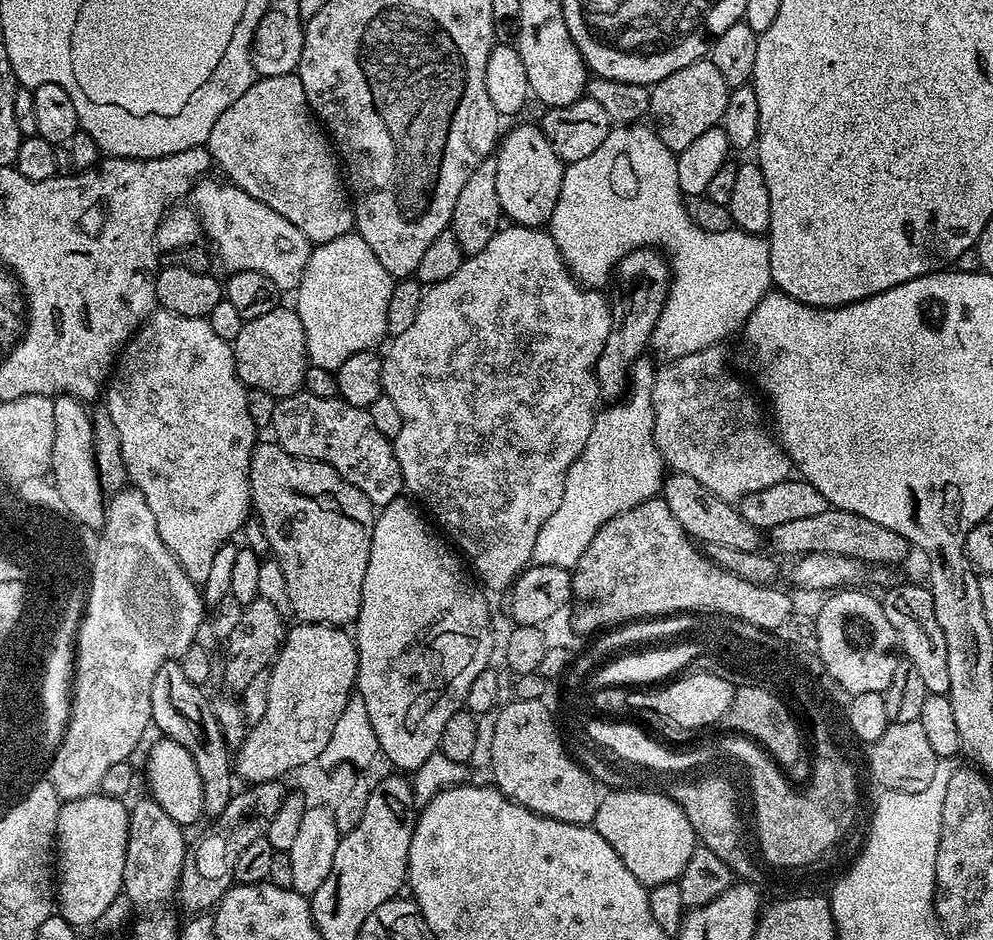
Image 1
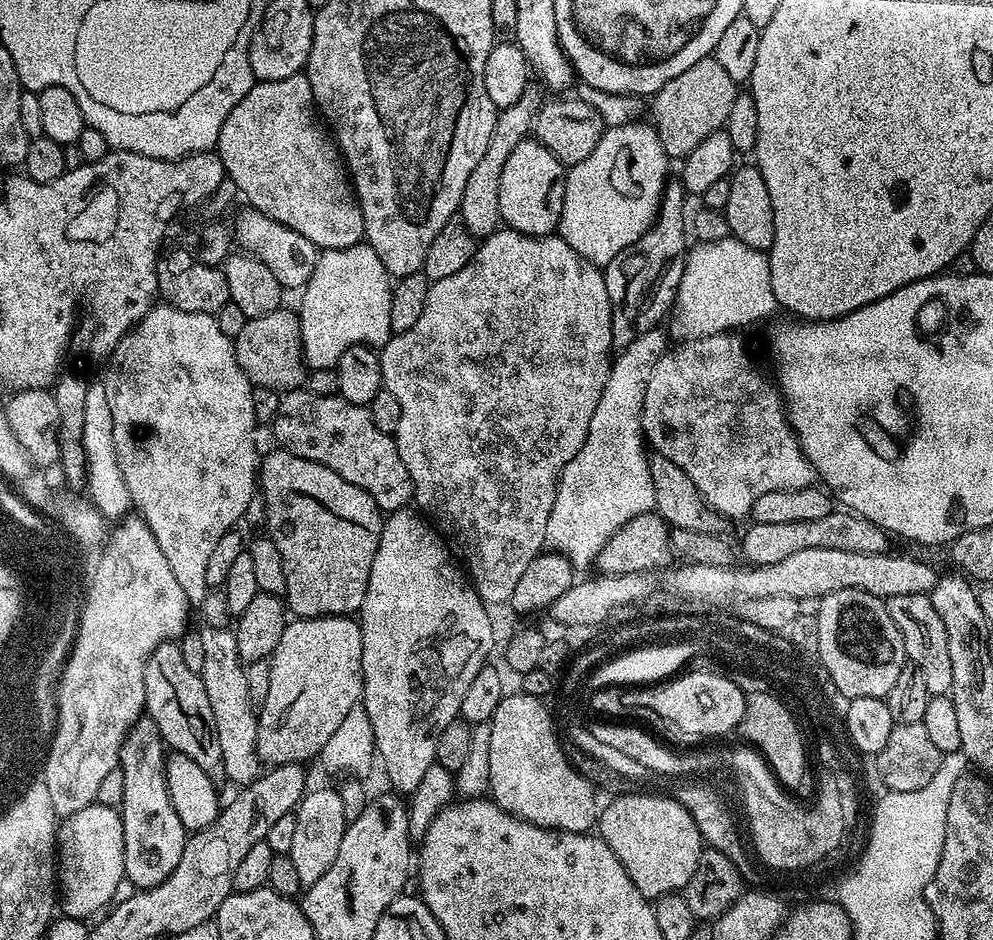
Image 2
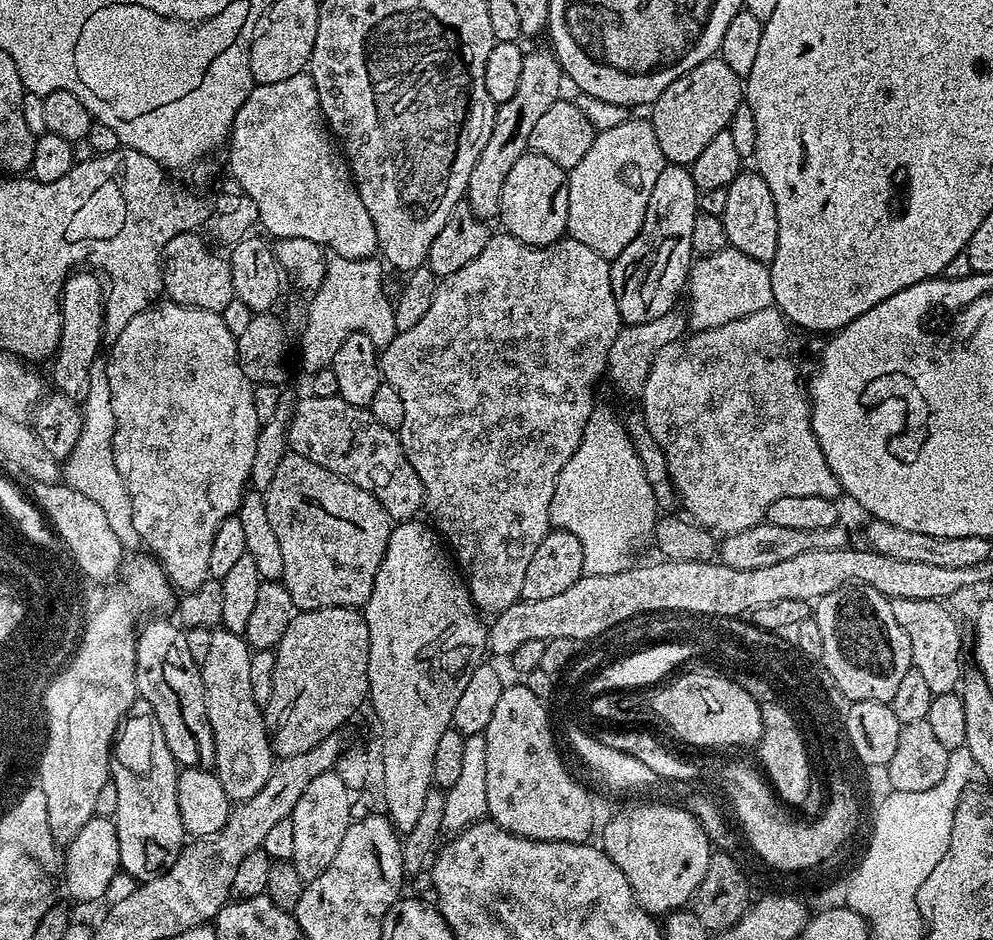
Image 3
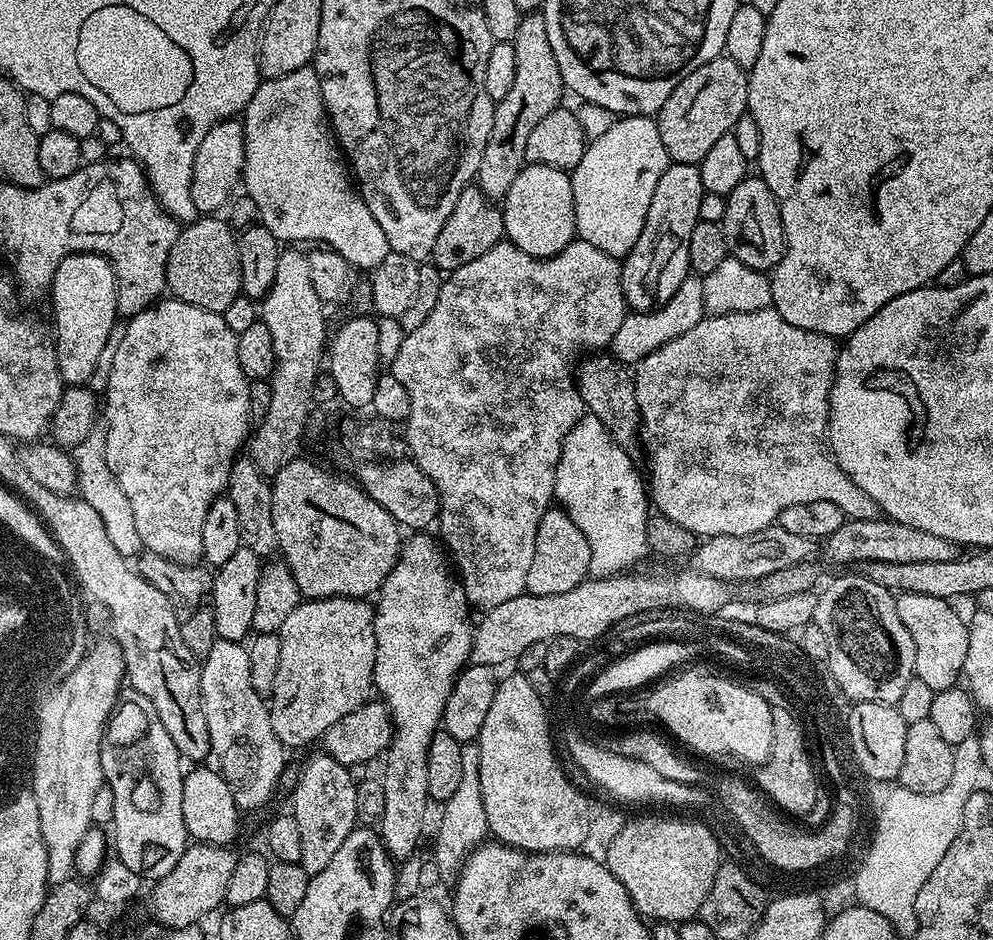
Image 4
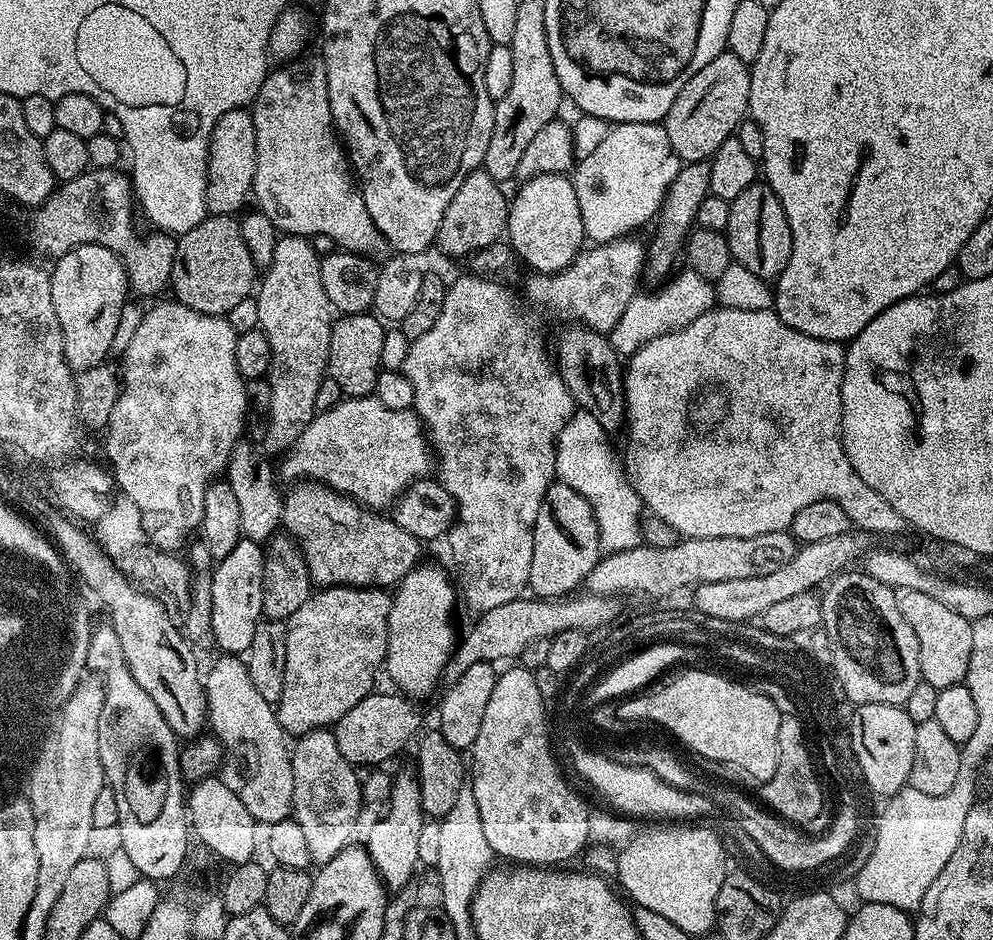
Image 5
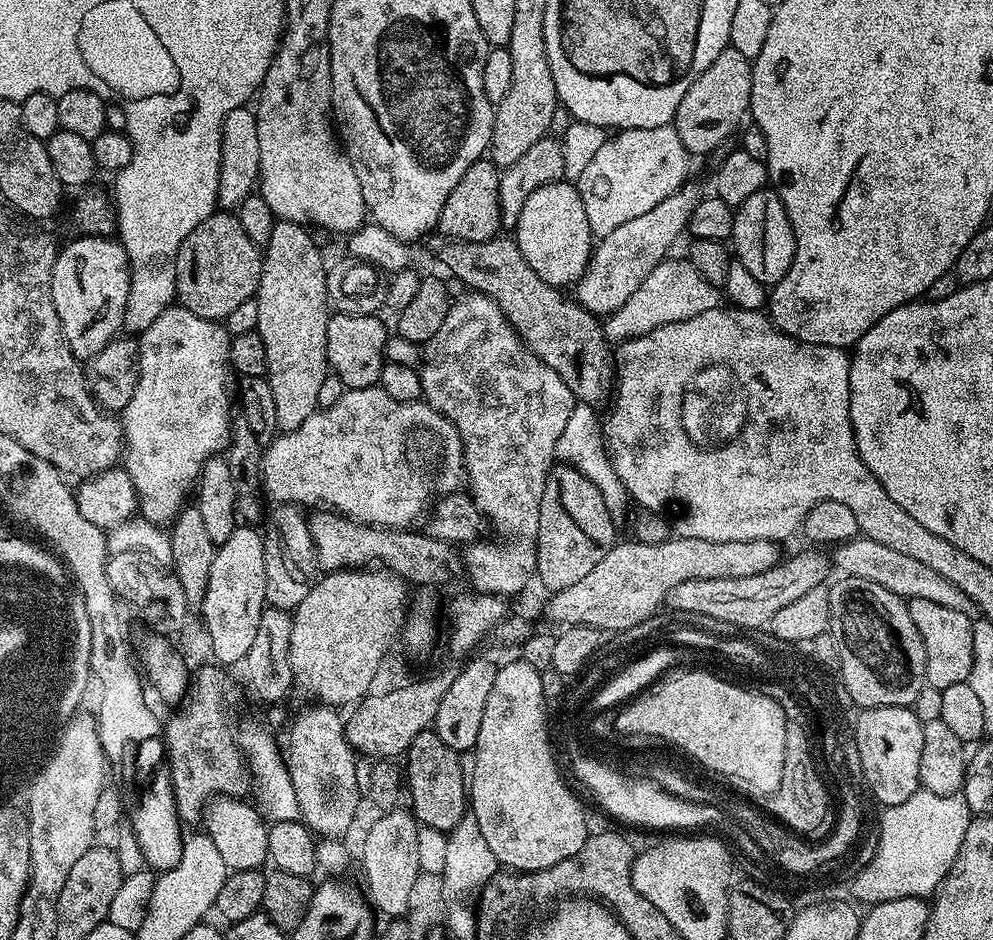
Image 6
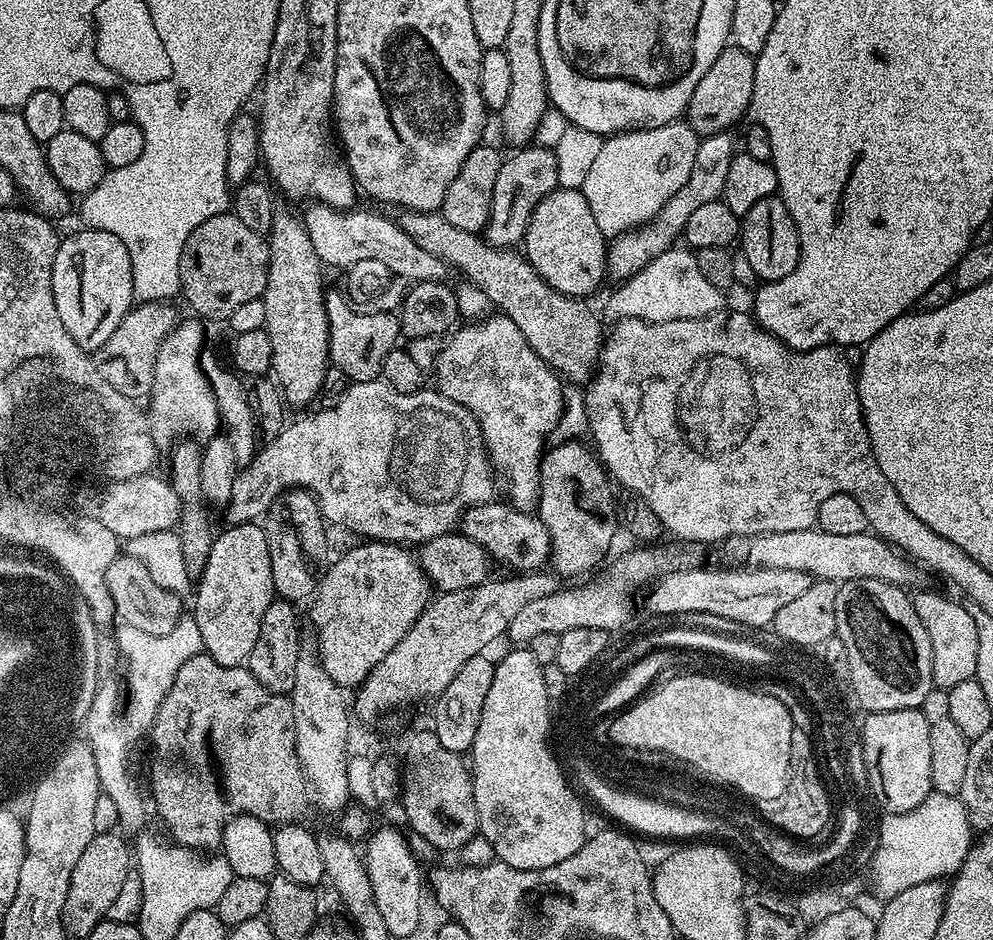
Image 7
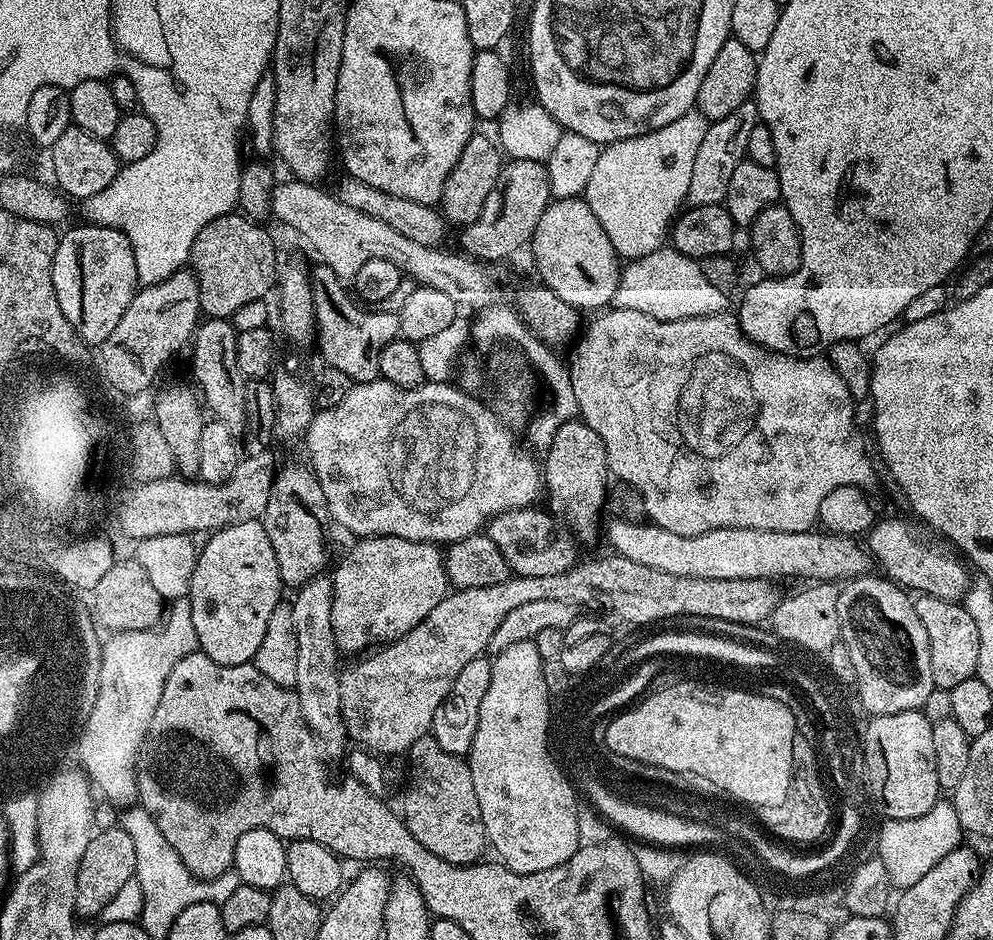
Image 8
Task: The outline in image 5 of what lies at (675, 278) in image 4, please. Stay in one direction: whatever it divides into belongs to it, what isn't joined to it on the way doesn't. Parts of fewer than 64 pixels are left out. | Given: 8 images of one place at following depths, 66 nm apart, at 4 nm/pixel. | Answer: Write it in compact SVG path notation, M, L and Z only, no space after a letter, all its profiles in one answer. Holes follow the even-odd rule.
M711 160L689 161L675 175L674 182L668 185L667 194L656 220L658 226L654 238L652 242L649 241L646 248L644 276L646 280L652 280L651 283L659 283L673 273L676 256L678 260L678 255L683 249L683 243L695 223L698 206L702 204L702 199L710 194L711 165Z

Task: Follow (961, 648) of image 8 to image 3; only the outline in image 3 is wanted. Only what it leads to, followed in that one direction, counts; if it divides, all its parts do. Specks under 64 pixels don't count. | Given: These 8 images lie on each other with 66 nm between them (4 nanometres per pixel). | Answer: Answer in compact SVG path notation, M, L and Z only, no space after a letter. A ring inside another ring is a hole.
M898 598L892 601L894 618L898 626L906 630L906 638L910 638L912 666L918 670L918 674L922 674L933 696L957 691L962 679L960 628L955 618L944 608L947 607L938 600Z

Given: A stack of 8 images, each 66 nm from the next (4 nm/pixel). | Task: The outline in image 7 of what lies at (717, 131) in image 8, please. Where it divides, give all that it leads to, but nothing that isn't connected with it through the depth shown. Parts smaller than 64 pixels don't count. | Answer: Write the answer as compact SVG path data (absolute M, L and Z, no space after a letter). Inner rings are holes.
M726 131L703 137L698 146L698 154L694 154L694 167L690 170L690 178L686 178L686 186L682 186L682 190L678 190L678 194L674 194L666 206L662 206L654 219L631 232L624 232L608 244L607 275L611 279L613 276L613 281L623 282L638 274L646 262L658 258L658 254L673 247L683 237L686 221L690 219L690 214L694 214L694 210L698 210L698 206L706 206L706 202L714 202L723 197L726 173L730 170L730 162L738 148L737 137L735 140L732 135L731 131Z

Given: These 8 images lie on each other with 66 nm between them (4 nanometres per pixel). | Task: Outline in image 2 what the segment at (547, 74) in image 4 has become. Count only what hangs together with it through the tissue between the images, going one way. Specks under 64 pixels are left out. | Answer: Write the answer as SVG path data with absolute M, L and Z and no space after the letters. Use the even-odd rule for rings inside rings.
M529 90L514 102L514 106L503 109L496 117L494 134L490 134L490 143L486 146L486 154L478 158L478 166L466 178L466 190L462 190L462 202L458 218L470 230L470 234L477 238L483 238L501 227L500 203L498 202L498 182L502 178L502 166L506 166L506 158L518 146L520 140L525 139L533 131L536 123L536 115L542 103L542 96L535 90Z

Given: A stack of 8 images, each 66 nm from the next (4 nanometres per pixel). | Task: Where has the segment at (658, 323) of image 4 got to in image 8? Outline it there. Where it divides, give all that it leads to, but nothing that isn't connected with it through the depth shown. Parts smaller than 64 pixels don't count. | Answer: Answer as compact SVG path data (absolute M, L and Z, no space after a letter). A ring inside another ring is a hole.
M661 246L637 260L629 260L620 269L618 290L614 290L612 304L622 310L638 310L659 320L698 318L725 311L729 307L729 293L718 290L702 274L700 261L691 260L671 246Z

